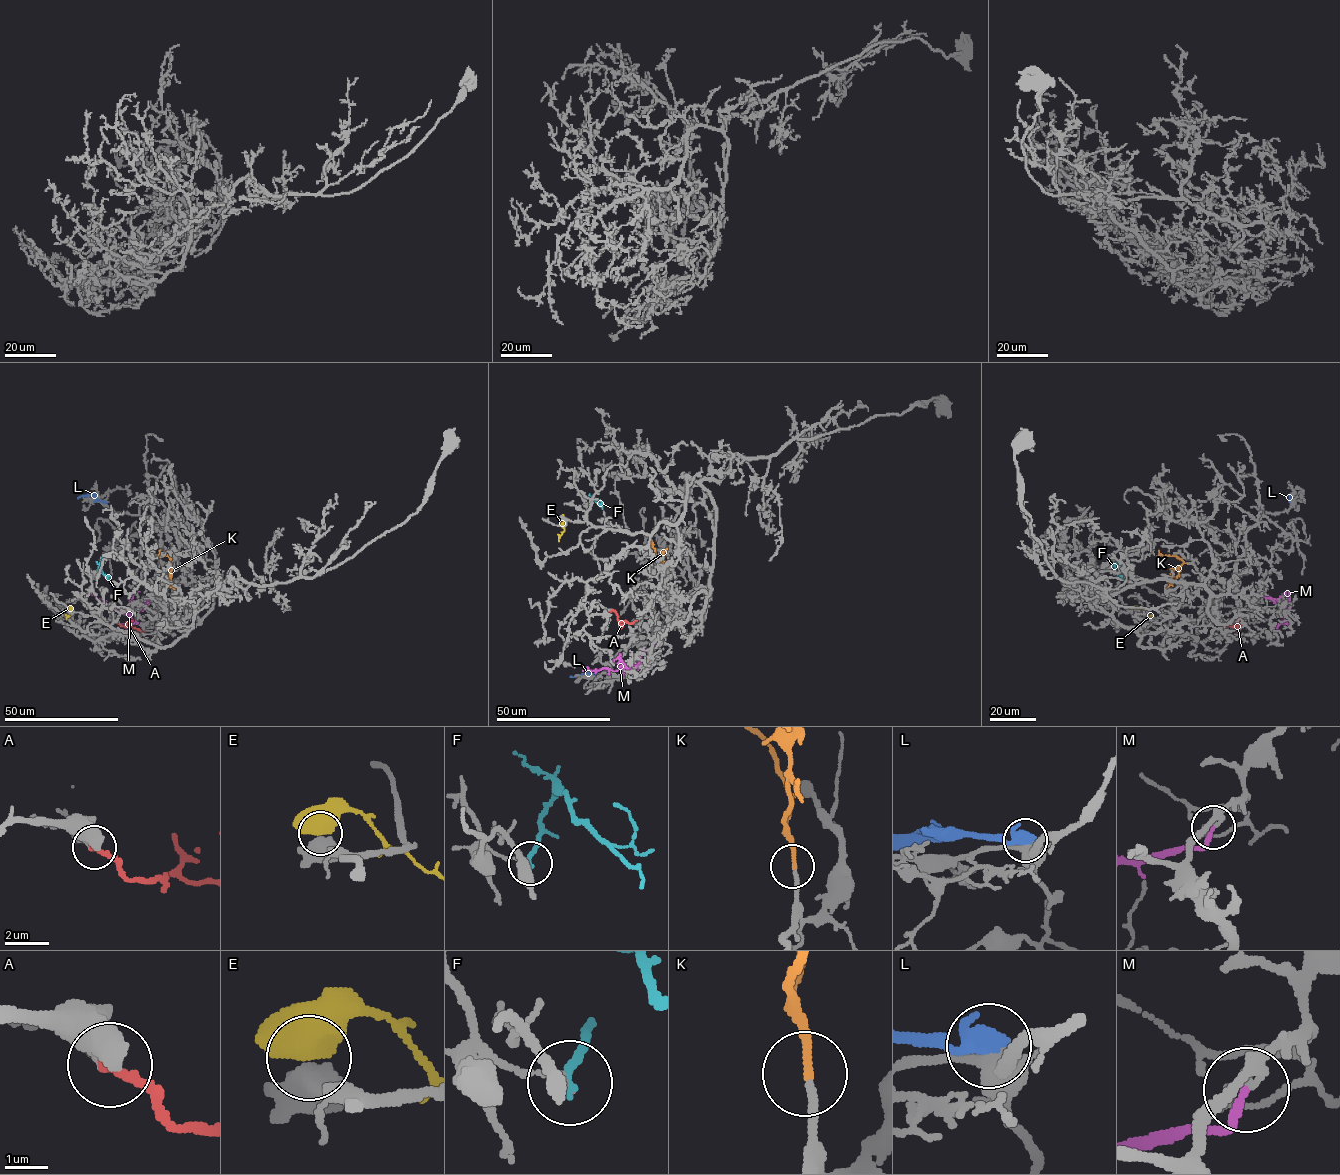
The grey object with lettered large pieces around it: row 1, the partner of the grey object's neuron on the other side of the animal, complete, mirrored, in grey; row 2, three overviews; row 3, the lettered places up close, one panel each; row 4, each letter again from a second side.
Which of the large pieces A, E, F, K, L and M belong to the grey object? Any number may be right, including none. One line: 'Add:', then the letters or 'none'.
Add: A, K

